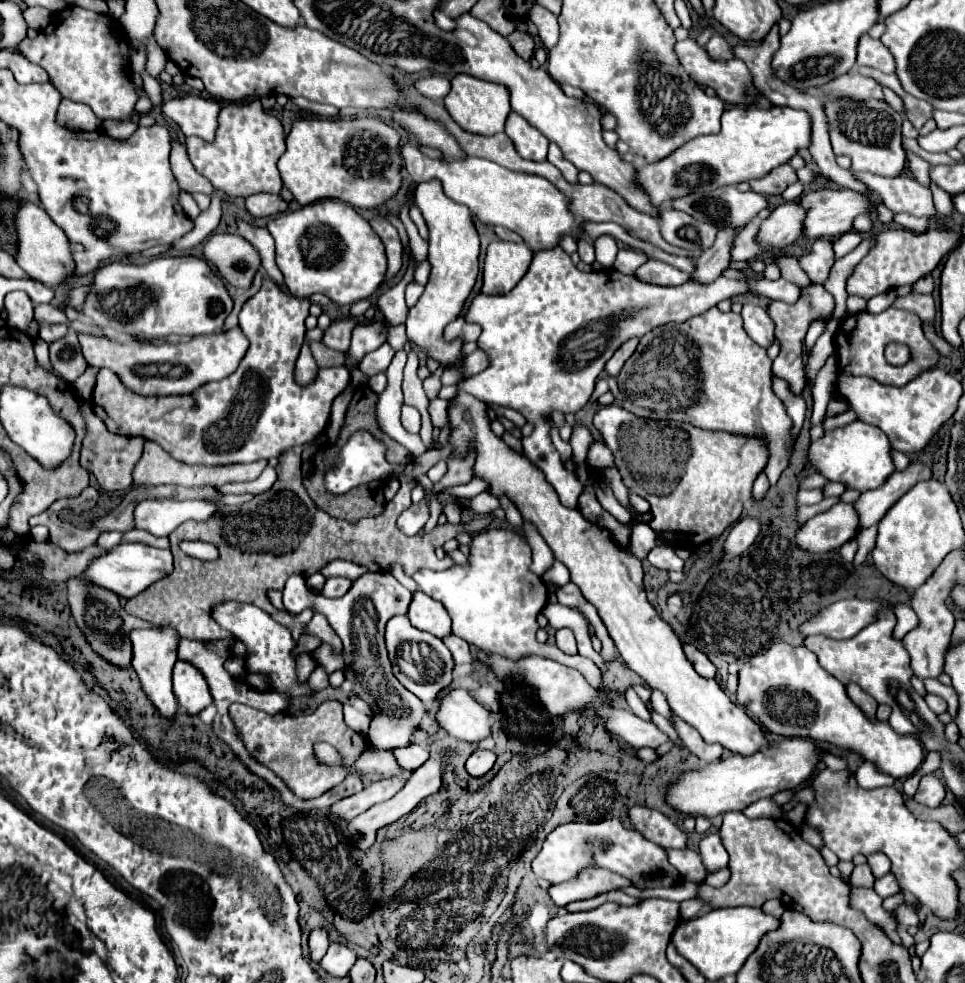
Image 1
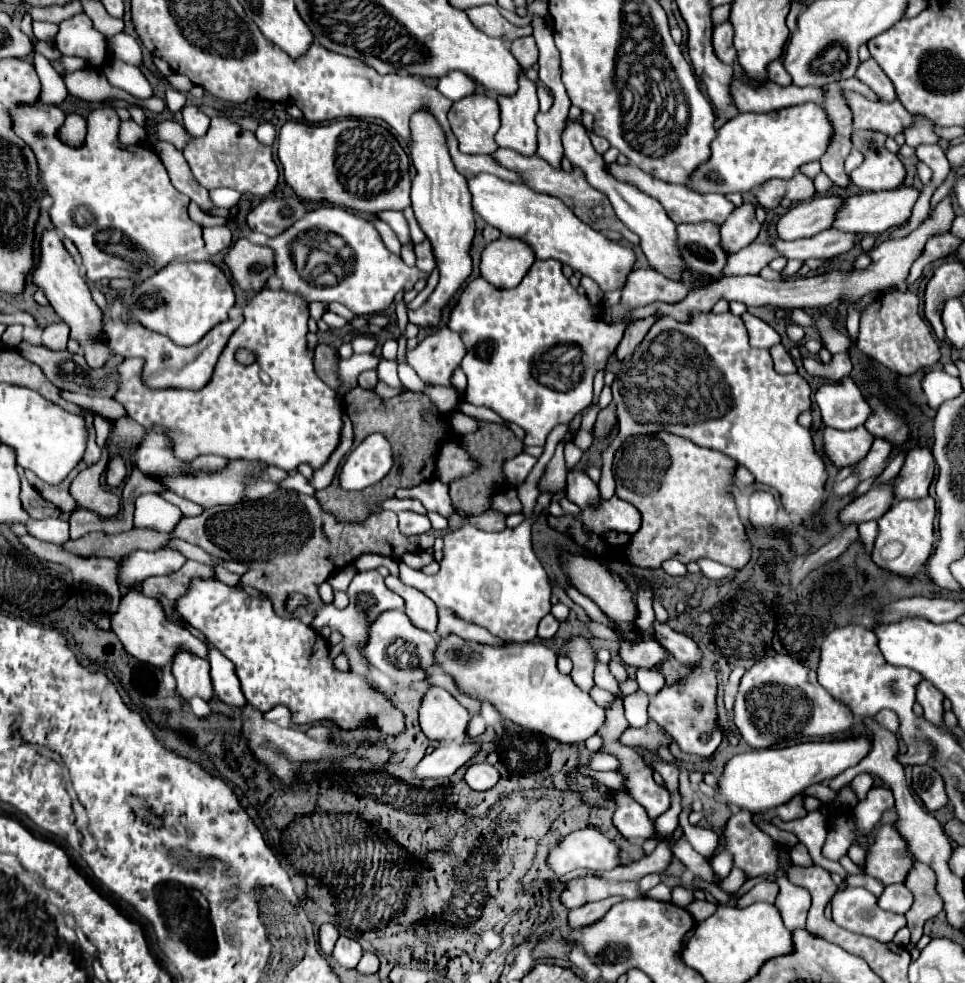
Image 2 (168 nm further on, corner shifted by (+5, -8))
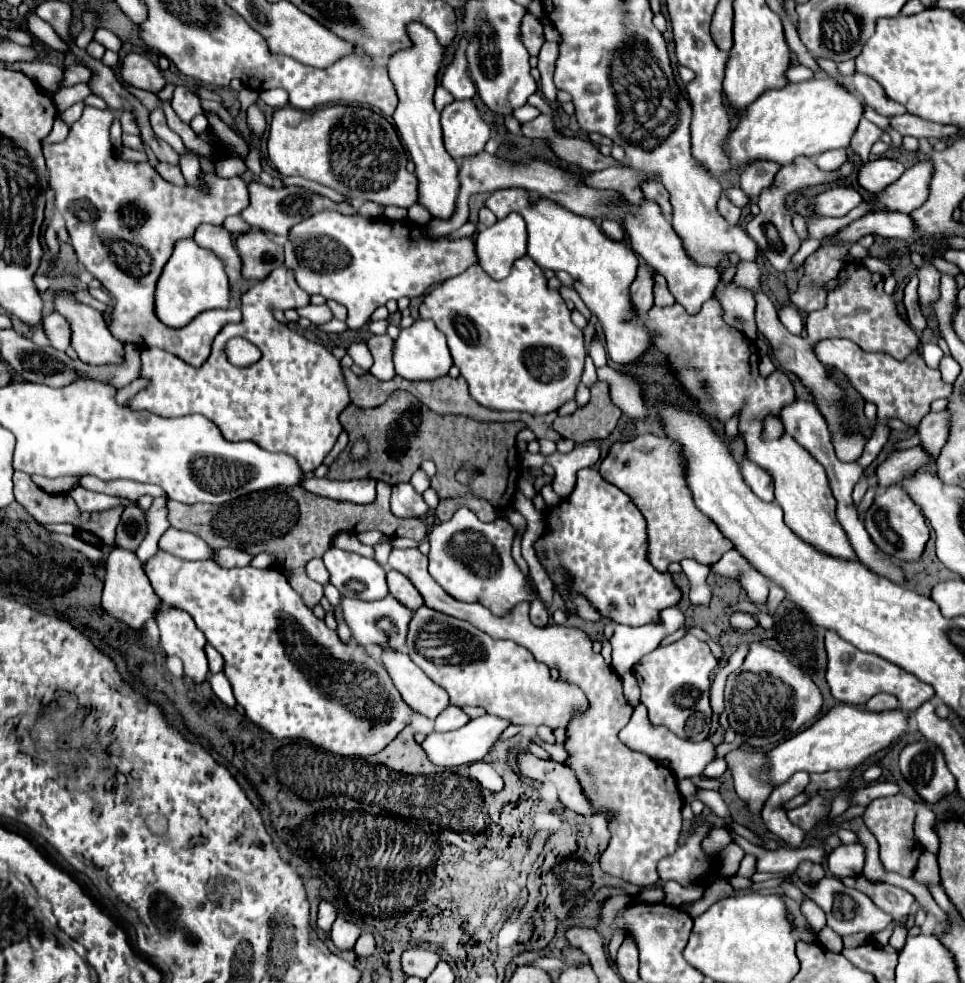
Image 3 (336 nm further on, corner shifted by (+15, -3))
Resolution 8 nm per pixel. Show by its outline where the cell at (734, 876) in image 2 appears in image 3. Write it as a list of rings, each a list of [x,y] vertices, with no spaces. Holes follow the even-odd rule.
[[[744,855],[744,859],[742,859],[740,869],[738,869],[736,875],[740,875],[740,877],[752,877],[754,871],[756,871],[756,859],[752,855]]]

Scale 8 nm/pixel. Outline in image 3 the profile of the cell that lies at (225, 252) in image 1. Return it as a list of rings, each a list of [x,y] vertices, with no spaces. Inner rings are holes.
[[[248,231],[238,235],[236,251],[242,259],[242,277],[260,281],[284,263],[284,249],[272,243],[262,231]]]

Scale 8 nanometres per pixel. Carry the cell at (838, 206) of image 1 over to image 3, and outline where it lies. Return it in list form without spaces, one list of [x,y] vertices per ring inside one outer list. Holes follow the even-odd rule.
[[[922,161],[904,171],[904,175],[886,187],[886,191],[876,193],[868,199],[872,211],[884,213],[910,213],[924,203],[928,197],[928,183],[932,175],[932,163]]]

